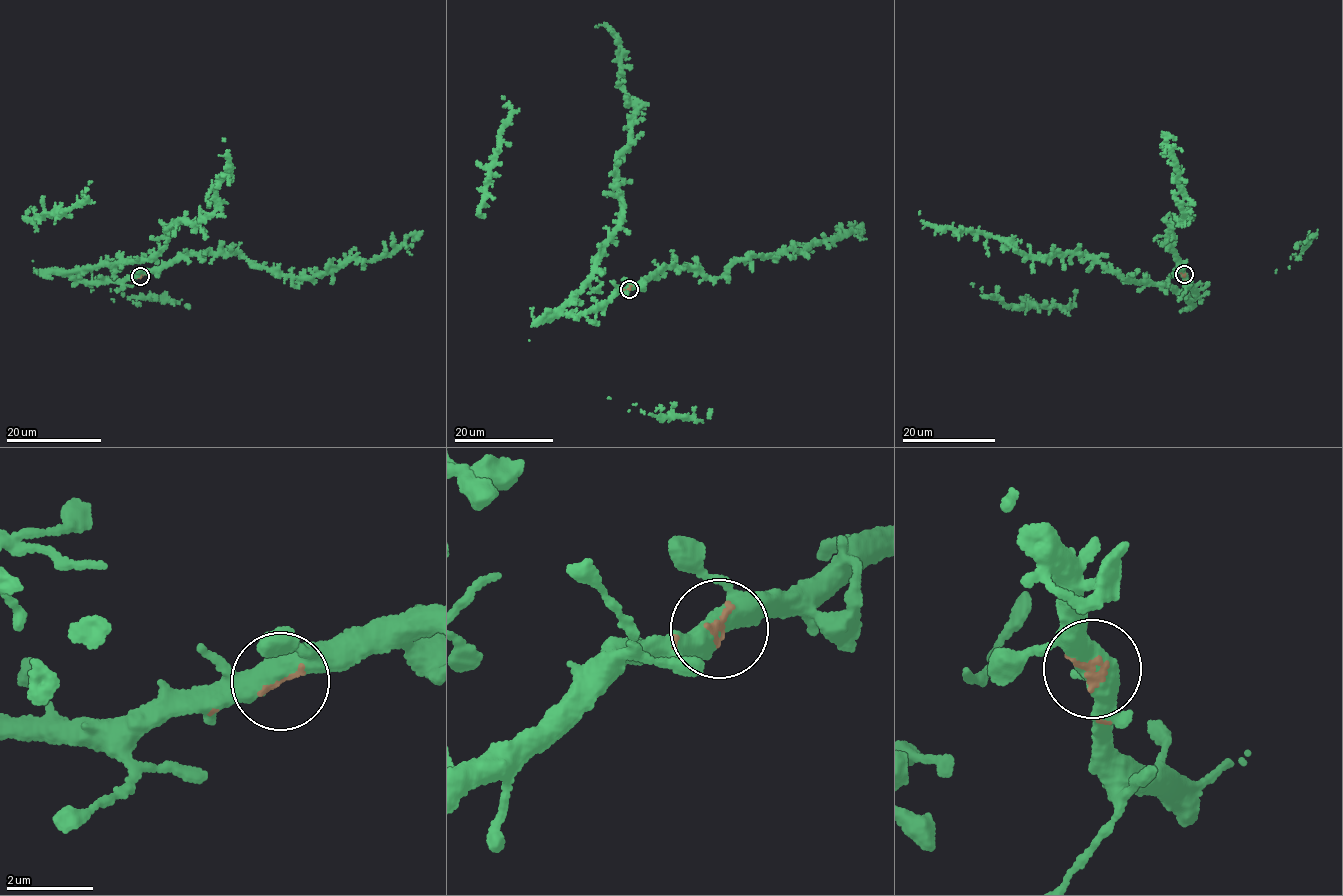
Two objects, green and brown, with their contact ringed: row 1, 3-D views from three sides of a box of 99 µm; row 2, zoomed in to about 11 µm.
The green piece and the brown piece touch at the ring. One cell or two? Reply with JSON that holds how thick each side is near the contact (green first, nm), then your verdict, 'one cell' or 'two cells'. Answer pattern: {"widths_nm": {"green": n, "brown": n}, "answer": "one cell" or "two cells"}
{"widths_nm": {"green": 500, "brown": 140}, "answer": "one cell"}

